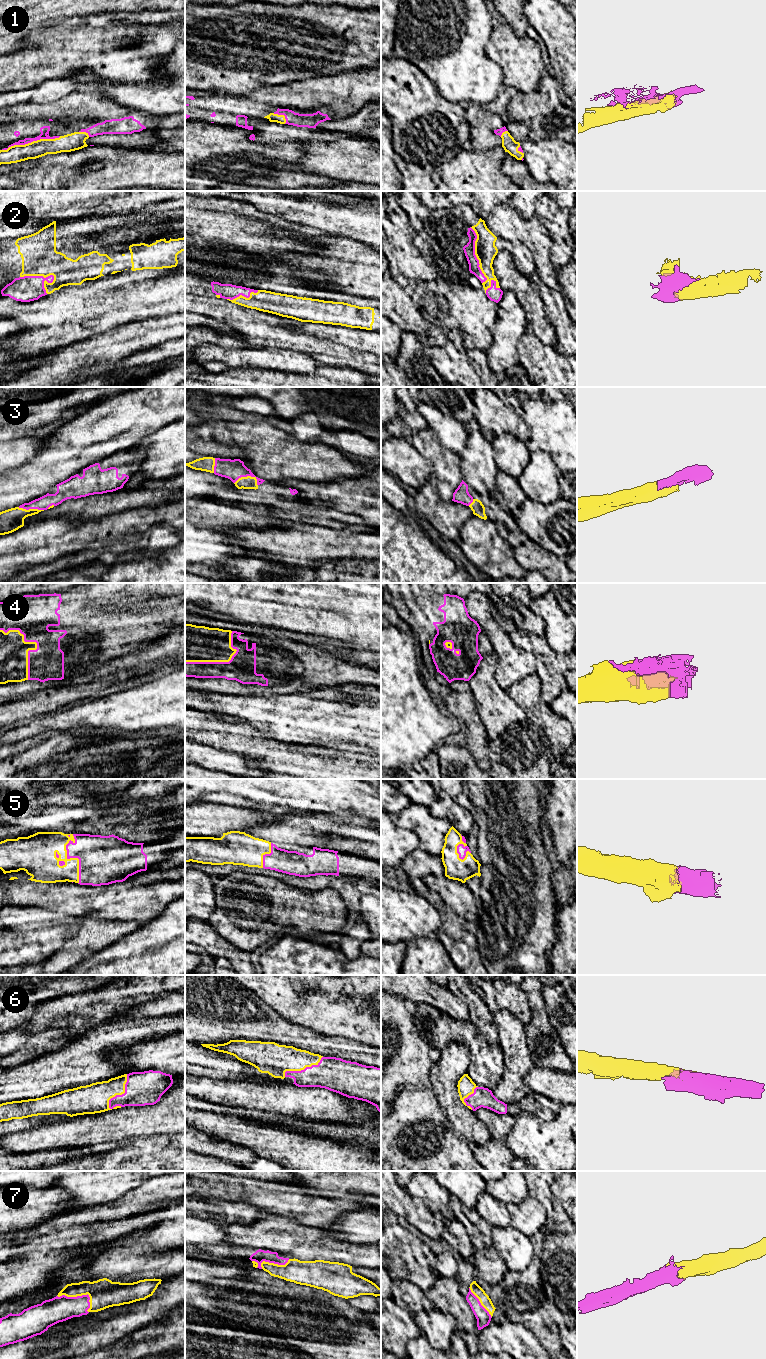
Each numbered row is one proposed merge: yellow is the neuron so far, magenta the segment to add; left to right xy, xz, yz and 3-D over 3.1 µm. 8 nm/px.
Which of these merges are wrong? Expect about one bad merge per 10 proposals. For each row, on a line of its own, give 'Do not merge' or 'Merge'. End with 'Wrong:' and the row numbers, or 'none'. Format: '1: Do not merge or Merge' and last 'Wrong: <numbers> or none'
1: Merge
2: Merge
3: Merge
4: Merge
5: Merge
6: Merge
7: Merge
Wrong: none

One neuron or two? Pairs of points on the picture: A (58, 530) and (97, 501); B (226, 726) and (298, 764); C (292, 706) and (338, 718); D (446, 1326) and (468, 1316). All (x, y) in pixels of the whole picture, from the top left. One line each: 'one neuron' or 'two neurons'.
A: two neurons
B: one neuron
C: one neuron
D: two neurons

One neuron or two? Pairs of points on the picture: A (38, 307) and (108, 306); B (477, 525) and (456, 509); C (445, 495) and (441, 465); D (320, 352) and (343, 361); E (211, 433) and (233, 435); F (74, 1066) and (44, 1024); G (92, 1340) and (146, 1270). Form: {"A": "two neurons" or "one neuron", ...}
{"A": "one neuron", "B": "two neurons", "C": "one neuron", "D": "one neuron", "E": "one neuron", "F": "two neurons", "G": "two neurons"}

